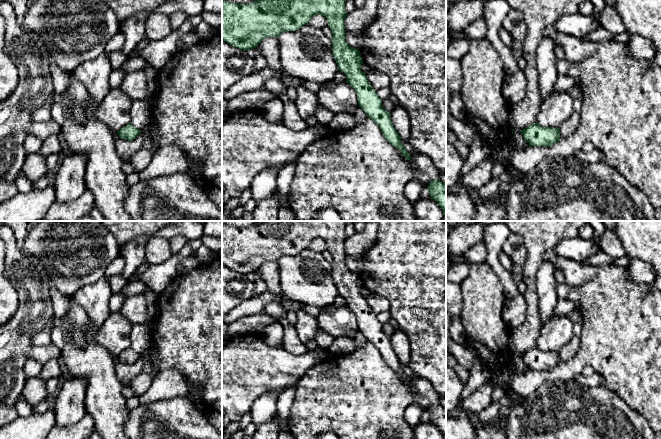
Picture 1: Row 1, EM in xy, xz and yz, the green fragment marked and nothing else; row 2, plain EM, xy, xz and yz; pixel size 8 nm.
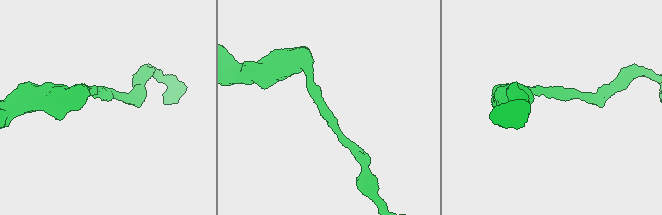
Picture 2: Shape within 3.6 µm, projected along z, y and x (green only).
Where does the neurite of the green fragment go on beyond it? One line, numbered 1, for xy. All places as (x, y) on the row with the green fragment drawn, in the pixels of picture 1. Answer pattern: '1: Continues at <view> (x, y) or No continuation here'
1: No continuation here

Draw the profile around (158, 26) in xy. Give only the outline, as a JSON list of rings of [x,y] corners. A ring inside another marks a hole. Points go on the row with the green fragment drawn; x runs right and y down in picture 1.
[[[150,13],[145,26],[145,39],[156,41],[166,38],[172,33],[173,29],[169,16],[161,13]]]

